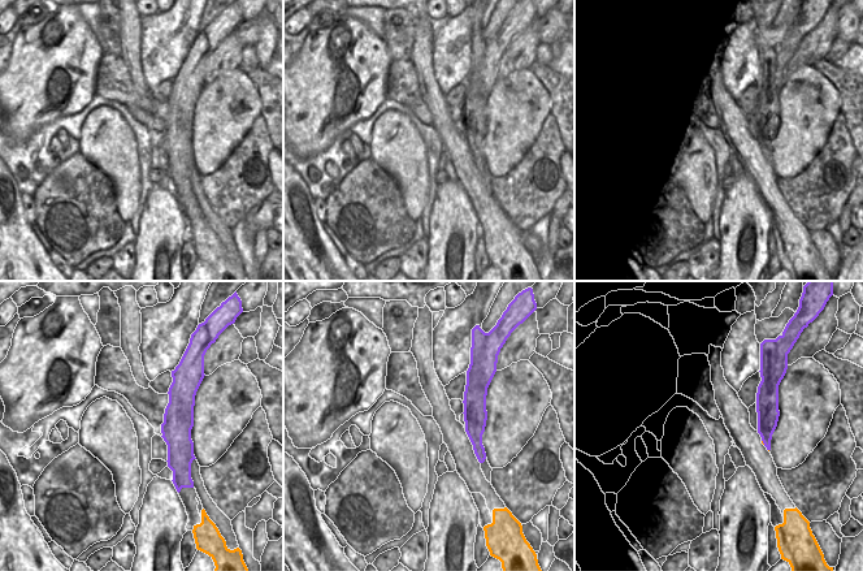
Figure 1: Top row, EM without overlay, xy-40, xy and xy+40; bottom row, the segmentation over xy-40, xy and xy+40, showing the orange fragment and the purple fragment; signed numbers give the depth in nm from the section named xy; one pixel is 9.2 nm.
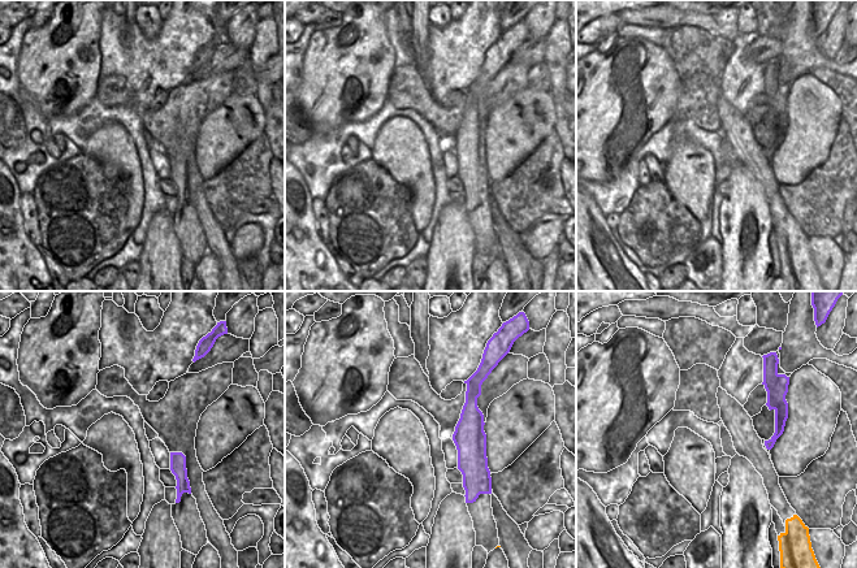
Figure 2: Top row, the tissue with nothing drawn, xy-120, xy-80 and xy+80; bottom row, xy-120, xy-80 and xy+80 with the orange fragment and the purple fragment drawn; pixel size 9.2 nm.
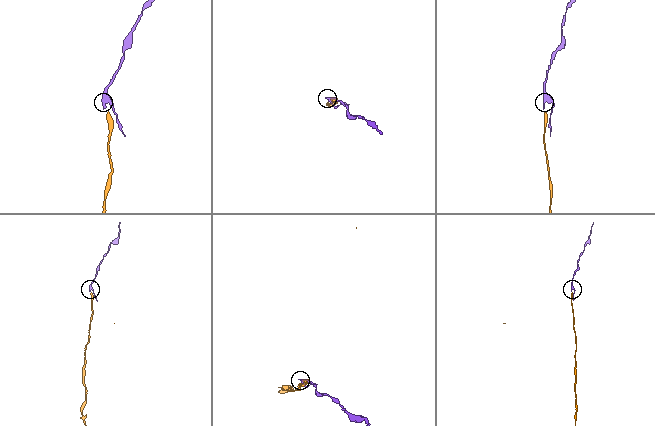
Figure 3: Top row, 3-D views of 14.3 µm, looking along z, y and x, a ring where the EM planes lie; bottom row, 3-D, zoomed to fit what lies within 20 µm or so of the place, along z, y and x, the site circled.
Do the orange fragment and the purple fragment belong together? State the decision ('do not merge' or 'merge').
do not merge

